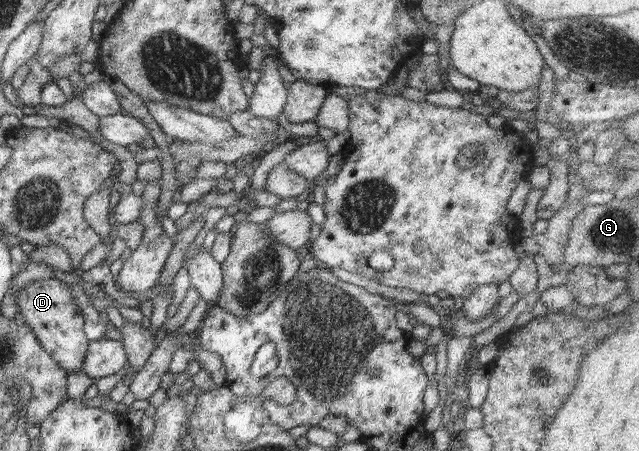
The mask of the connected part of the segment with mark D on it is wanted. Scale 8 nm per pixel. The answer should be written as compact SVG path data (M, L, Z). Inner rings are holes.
M43 278L27 284L17 294L17 311L25 317L27 327L31 327L41 347L45 349L61 368L67 372L82 371L88 343L84 334L85 316L79 312L73 296L73 290L67 282L57 278Z

